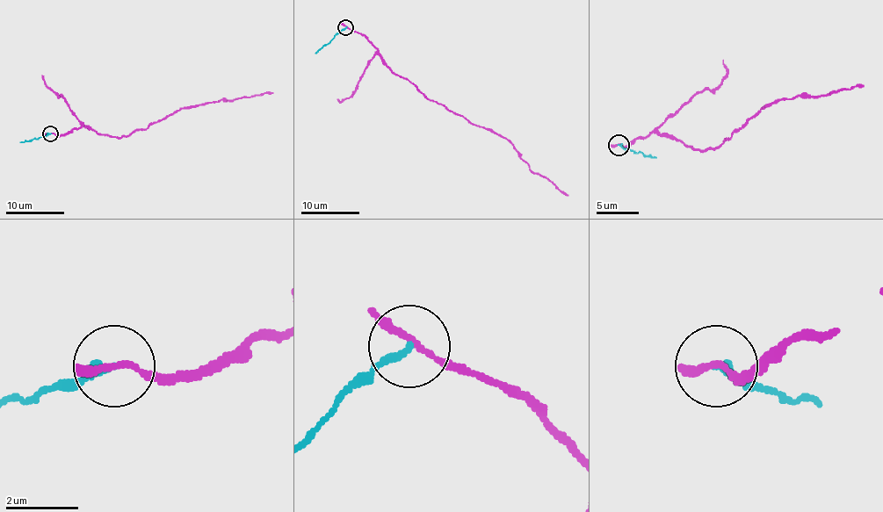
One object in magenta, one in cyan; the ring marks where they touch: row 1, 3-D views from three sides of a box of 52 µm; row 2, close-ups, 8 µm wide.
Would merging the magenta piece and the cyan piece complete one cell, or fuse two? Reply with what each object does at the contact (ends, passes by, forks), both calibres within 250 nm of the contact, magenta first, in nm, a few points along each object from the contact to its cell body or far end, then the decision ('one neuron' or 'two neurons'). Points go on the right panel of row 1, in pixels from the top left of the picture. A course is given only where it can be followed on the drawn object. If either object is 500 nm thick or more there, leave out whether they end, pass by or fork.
magenta passes by | cyan ends | 170/240 nm | magenta via (619, 144), (627, 146), (651, 133), (668, 133), (691, 148), (717, 148), (774, 102), (864, 84) | cyan via (619, 144), (655, 157) | two neurons

